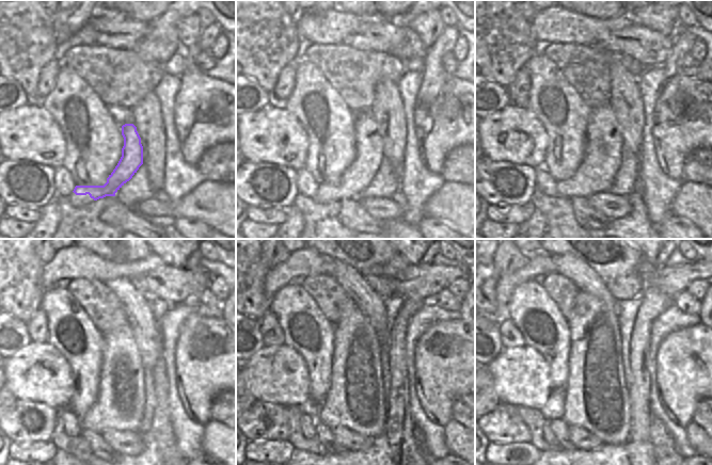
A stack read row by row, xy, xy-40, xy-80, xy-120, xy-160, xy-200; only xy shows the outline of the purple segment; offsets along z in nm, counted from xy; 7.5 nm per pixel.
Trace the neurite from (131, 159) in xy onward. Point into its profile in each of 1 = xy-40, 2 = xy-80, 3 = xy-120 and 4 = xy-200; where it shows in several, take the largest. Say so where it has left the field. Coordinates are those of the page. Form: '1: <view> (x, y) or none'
1: xy-40 (367, 140)
2: xy-80 (602, 159)
3: xy-120 (121, 400)
4: xy-200 (597, 399)

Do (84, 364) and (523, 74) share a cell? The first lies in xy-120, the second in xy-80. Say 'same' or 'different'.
different

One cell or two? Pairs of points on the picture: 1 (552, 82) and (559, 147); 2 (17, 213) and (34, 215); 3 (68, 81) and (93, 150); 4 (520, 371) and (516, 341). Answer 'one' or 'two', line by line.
1: one
2: one
3: one
4: two

